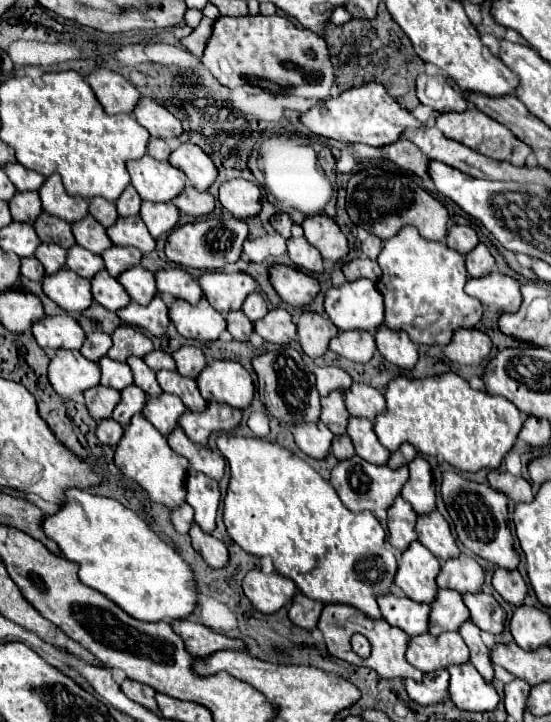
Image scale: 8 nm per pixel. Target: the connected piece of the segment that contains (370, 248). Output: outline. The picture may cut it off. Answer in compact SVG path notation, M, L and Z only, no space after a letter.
M368 235L368 239L362 243L362 253L370 259L376 259L382 249L382 241L376 235Z

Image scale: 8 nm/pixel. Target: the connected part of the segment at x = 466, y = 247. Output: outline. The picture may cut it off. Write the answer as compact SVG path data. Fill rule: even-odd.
M452 225L448 229L448 237L446 243L450 249L466 255L468 251L472 251L478 243L478 235L470 225Z

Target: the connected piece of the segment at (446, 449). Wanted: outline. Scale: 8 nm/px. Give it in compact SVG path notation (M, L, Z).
M454 371L436 377L424 377L424 379L396 377L386 385L384 399L386 399L386 411L376 417L374 433L388 451L398 449L404 441L408 441L422 455L432 455L432 457L440 455L446 463L450 463L460 471L478 471L484 467L498 469L506 453L512 449L518 431L522 429L524 423L522 413L508 399L472 389L468 381L456 375Z

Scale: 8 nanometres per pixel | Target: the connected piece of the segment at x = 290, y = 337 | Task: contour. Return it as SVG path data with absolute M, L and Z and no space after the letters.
M270 307L268 315L254 321L254 331L264 341L278 343L278 345L286 345L296 339L296 325L294 325L290 313L282 307Z

